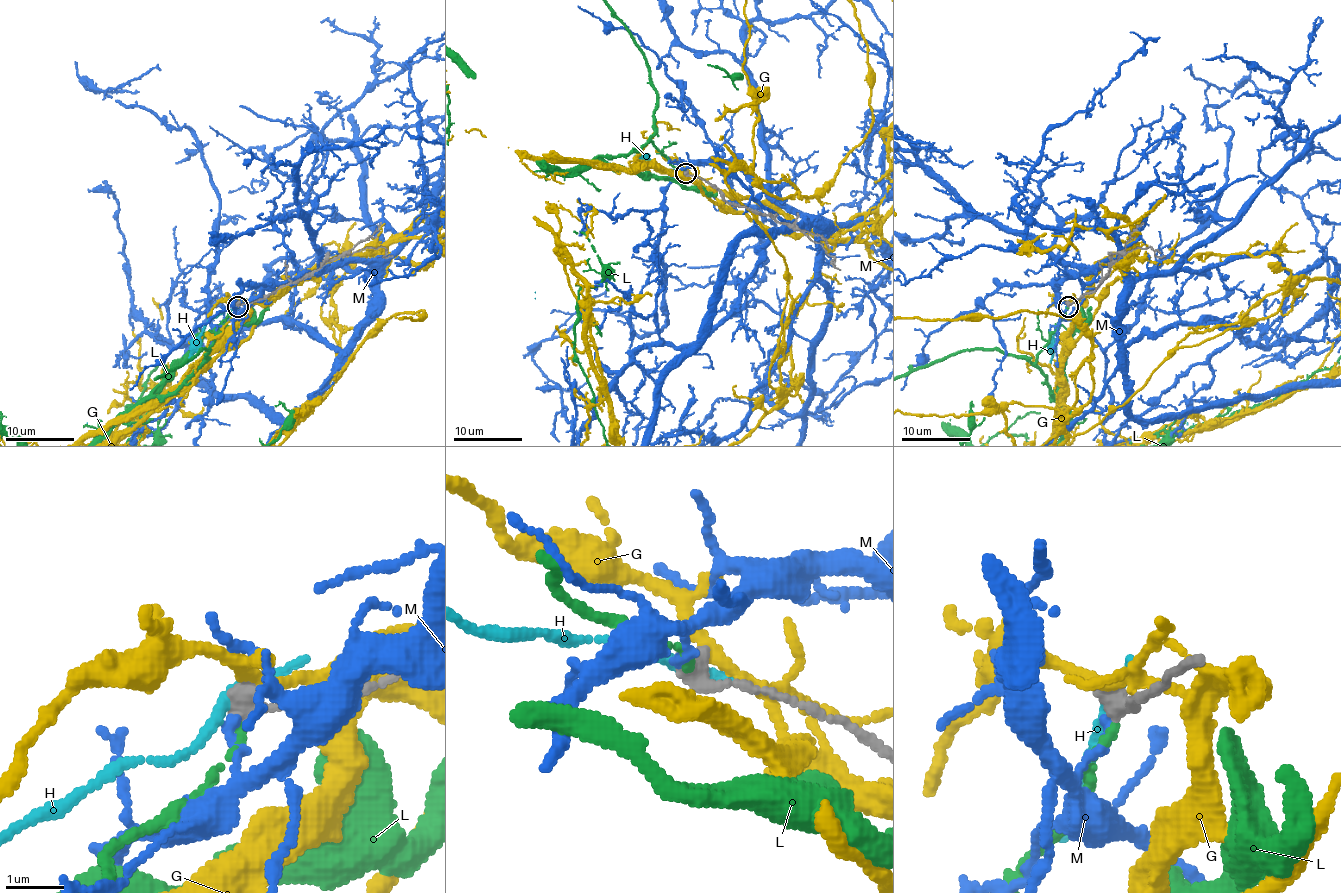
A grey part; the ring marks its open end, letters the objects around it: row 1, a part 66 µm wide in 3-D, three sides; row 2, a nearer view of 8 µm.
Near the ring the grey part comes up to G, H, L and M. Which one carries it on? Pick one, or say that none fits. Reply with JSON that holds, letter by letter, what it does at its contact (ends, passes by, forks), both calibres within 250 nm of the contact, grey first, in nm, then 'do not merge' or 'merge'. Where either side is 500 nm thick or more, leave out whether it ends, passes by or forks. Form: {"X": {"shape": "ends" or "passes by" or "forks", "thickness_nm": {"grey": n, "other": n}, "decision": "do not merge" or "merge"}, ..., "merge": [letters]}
{"G": {"shape": "passes by", "thickness_nm": {"grey": 400, "other": 180}, "decision": "do not merge"}, "H": {"shape": "ends", "thickness_nm": {"grey": 400, "other": 220}, "decision": "do not merge"}, "L": {"shape": "ends", "thickness_nm": {"grey": 400, "other": 100}, "decision": "merge"}, "M": {"shape": "ends", "thickness_nm": {"grey": 400, "other": 150}, "decision": "do not merge"}, "merge": ["L"]}

